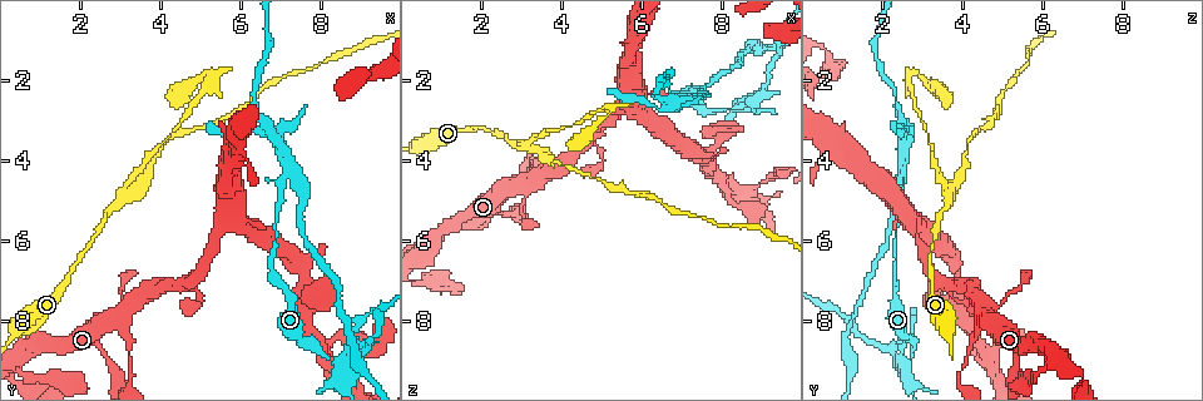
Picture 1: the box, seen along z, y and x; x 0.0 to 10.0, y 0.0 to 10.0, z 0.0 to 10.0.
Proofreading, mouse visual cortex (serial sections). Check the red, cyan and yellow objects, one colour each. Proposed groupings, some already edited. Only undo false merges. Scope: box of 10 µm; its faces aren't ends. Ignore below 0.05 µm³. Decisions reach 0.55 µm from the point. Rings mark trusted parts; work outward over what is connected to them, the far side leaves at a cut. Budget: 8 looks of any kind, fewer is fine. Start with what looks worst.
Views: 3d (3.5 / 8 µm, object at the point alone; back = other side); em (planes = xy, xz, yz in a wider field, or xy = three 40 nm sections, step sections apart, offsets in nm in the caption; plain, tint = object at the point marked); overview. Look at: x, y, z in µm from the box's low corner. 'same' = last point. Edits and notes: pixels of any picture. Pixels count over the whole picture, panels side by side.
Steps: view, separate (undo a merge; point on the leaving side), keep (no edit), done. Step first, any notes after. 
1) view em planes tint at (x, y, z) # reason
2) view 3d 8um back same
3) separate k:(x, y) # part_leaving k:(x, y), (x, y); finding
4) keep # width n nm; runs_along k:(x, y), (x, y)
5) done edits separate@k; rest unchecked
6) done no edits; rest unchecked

view 3d 3.5um at (7.10, 4.75, 2.50) # narrows sharply

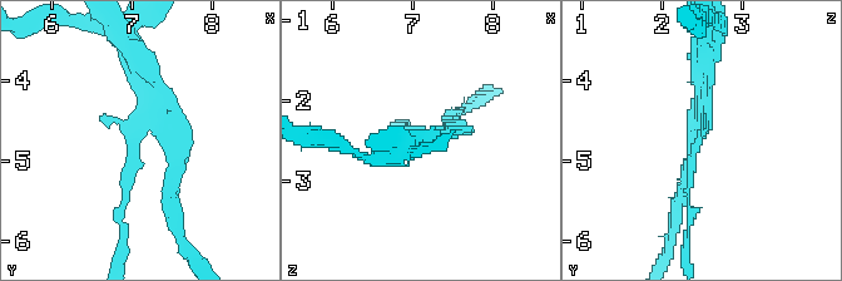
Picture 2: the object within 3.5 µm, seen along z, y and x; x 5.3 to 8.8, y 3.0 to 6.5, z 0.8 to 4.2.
view em xy step 3 tint at (7.10, 4.70, 2.50) # need the tissue

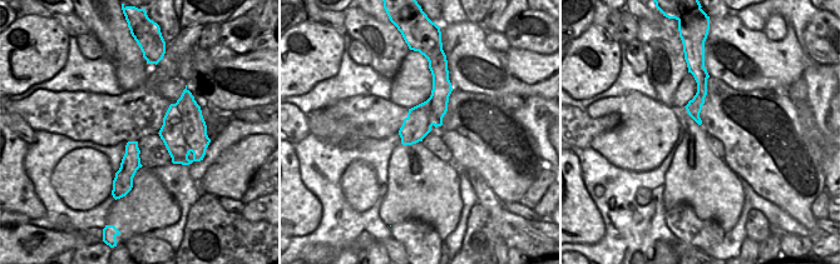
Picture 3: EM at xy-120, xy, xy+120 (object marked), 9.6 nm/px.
view em xy step 2 tint same

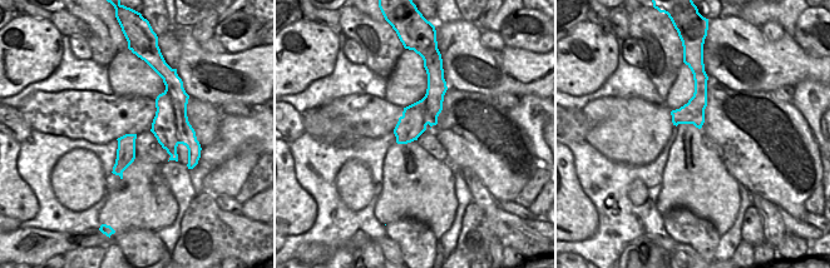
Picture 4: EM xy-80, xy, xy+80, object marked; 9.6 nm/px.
separate 2:(188, 143) # width 280 nm; part_leaving 2:(149, 112), (162, 92), (127, 34); two cells meet here

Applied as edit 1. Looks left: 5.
view 3d 3.5um at (8.50, 9.25, 2.60) # abrupt turn

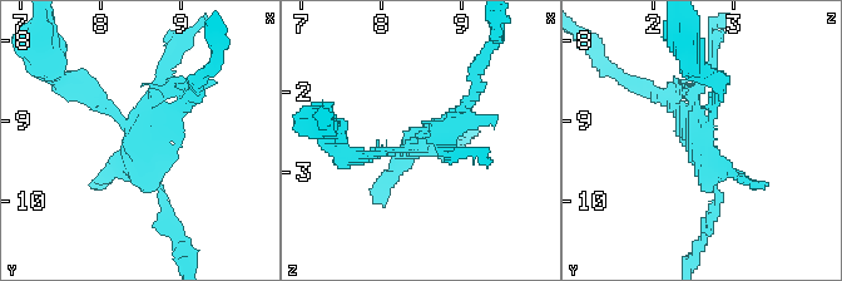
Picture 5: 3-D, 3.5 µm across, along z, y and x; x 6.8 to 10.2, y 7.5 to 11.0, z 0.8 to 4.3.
view em xy step 2 tint at (8.45, 9.20, 2.55)

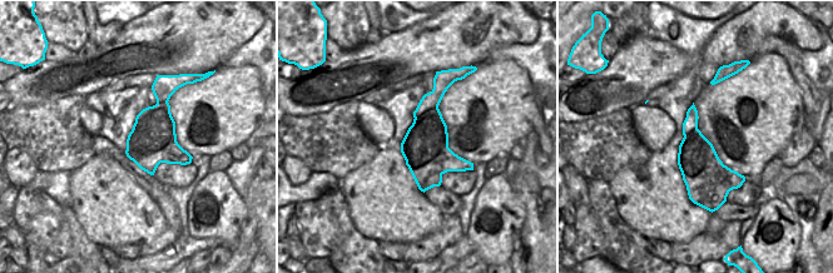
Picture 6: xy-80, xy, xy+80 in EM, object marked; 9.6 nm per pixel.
separate 5:(479, 64) # part_leaving 5:(703, 136), (683, 108), (632, 82); two cells meet here

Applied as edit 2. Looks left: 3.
view 3d 3.5um at (3.15, 4.90, 3.75) # three arms meet

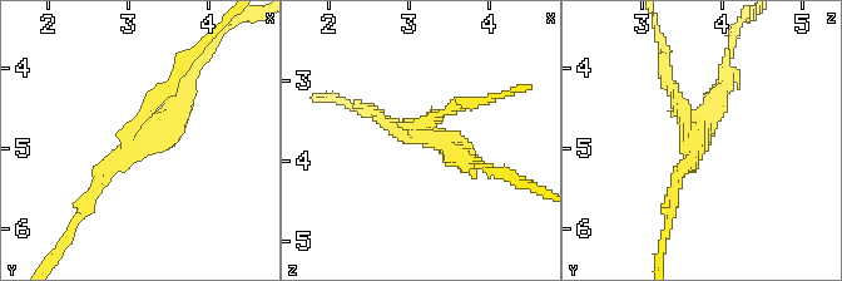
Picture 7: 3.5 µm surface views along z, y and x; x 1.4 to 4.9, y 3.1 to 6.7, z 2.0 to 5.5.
view em xy step 1 tint at (3.10, 4.95, 3.70) # arms 3; arm_widths 150, 150, 300 nm; now the EM

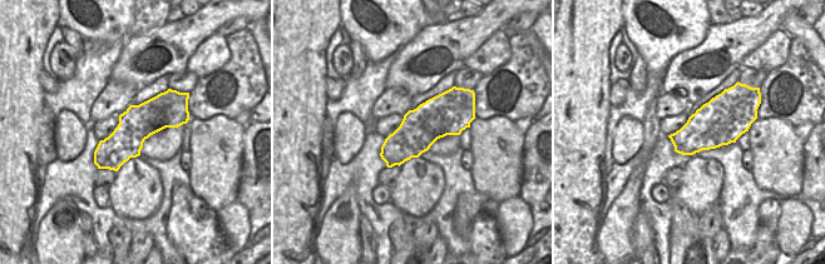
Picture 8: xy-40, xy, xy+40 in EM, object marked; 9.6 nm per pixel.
separate 7:(716, 89) # border 8:(131, 154), (94, 159); two cells meet here

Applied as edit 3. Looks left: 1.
done edits separate@2, separate@5, separate@7; rest unchecked

